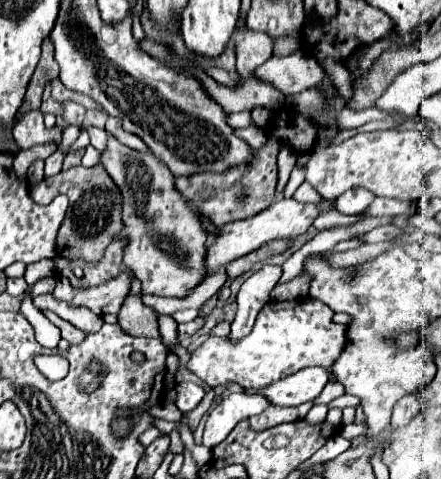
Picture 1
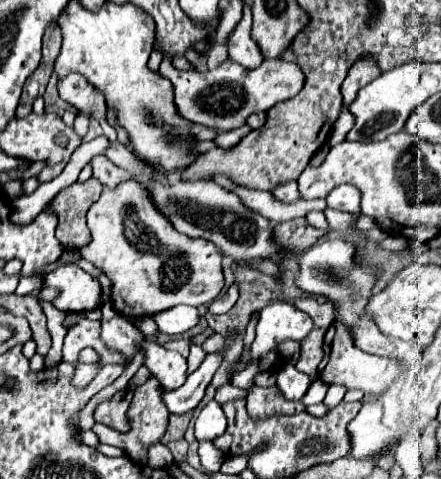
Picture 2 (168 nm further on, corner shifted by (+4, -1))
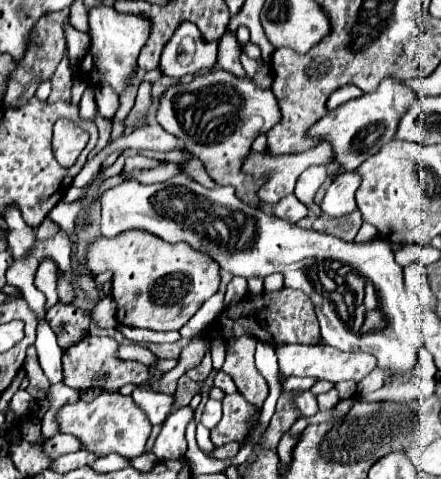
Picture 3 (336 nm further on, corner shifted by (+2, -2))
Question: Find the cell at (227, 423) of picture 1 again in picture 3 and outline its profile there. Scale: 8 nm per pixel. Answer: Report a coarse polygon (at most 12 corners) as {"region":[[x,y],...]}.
{"region":[[208,399],[202,425],[212,429],[220,423],[222,403]]}

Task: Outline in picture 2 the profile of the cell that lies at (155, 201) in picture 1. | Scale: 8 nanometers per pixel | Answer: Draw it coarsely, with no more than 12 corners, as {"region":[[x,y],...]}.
{"region":[[136,182],[102,190],[80,256],[130,318],[202,306],[222,252]]}

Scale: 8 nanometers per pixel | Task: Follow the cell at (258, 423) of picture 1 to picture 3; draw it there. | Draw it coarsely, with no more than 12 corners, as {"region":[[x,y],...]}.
{"region":[[310,391],[296,397],[306,417],[318,413],[316,397]]}

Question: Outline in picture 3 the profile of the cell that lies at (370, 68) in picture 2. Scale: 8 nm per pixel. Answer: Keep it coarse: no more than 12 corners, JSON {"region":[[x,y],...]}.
{"region":[[354,85],[338,89],[330,99],[328,107],[334,111],[350,99],[362,95]]}

